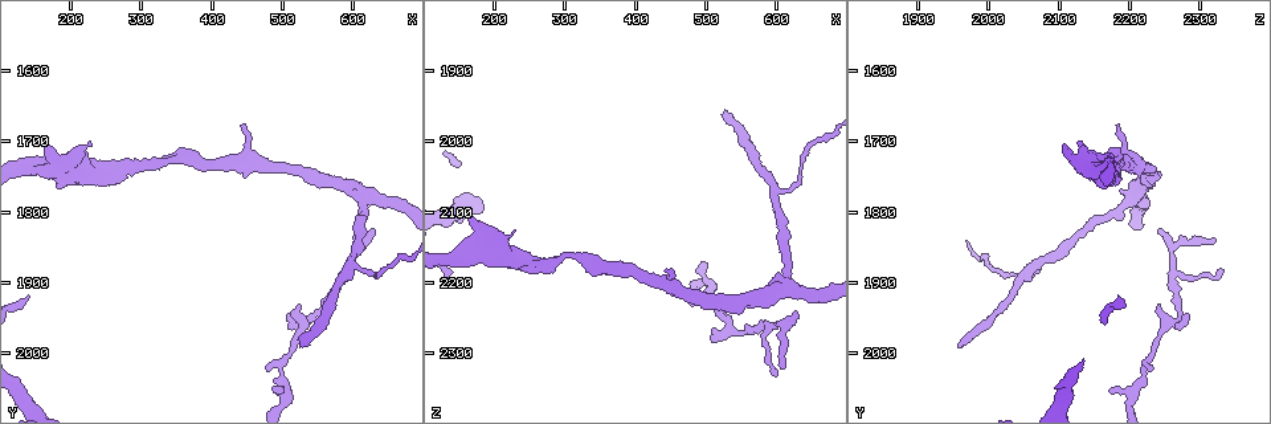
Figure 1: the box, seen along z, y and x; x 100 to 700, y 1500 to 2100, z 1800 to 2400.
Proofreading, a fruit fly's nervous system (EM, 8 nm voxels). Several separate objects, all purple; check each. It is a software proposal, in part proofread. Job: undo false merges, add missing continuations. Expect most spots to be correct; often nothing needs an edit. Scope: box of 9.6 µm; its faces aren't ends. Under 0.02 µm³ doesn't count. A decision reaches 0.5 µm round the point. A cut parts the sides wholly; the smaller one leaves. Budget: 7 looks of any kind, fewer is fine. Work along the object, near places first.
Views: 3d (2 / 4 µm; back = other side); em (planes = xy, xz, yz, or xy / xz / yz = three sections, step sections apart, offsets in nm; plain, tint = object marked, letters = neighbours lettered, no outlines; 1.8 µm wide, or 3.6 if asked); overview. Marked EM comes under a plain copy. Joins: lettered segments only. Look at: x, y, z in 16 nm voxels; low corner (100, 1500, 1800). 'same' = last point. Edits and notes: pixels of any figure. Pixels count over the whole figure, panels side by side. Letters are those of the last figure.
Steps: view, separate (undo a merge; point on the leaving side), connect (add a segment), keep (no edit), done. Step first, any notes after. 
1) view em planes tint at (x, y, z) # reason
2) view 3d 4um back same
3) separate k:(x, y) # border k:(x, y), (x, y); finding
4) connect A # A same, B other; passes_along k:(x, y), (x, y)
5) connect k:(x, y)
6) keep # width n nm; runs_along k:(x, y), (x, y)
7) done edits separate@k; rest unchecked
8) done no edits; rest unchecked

view em planes letters at (230, 1700, 2130) # branch stops here

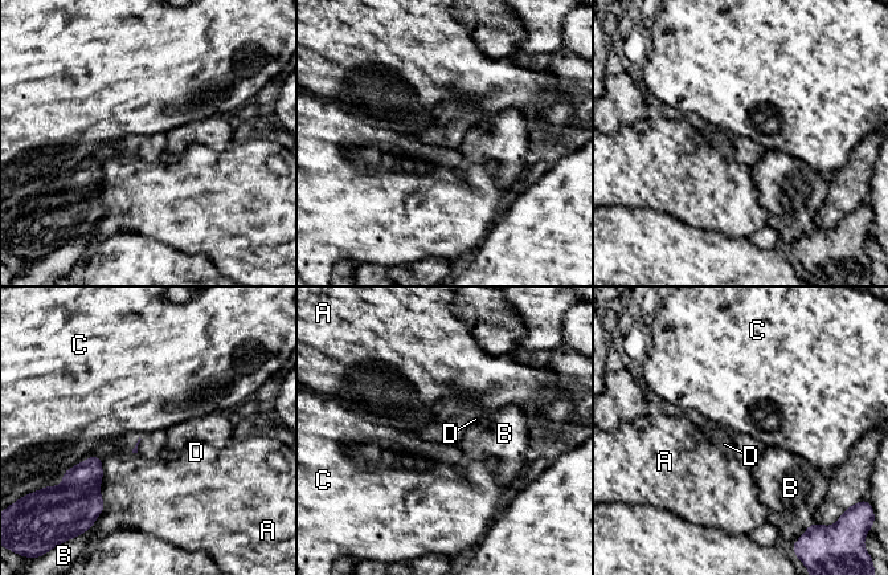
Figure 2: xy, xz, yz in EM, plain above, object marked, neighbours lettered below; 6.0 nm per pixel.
keep # A other, B other, C other, D other; border 2:(80, 461), (65, 470); none of them fits

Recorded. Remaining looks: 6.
view em planes tint at (635, 1825, 2240) # free end

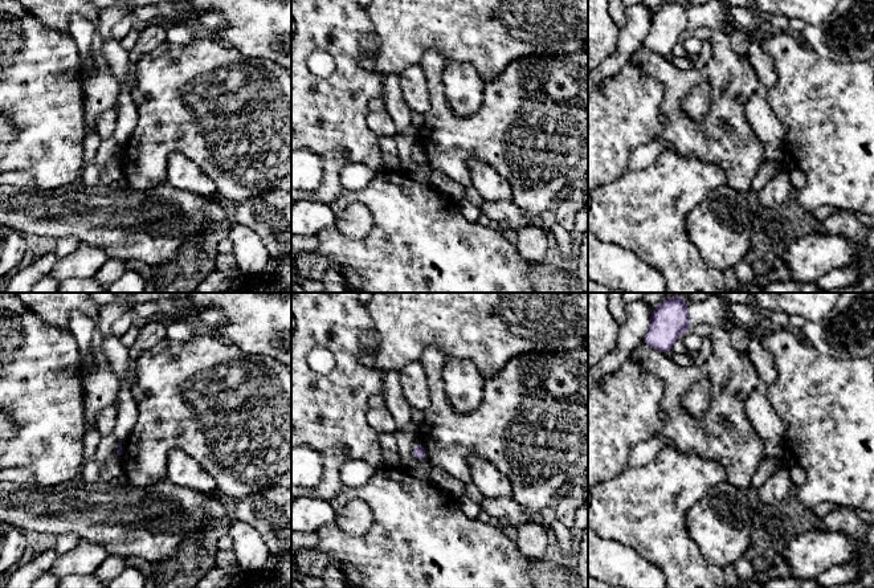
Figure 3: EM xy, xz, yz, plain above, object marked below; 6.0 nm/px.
view em planes letters same # see the neighbours

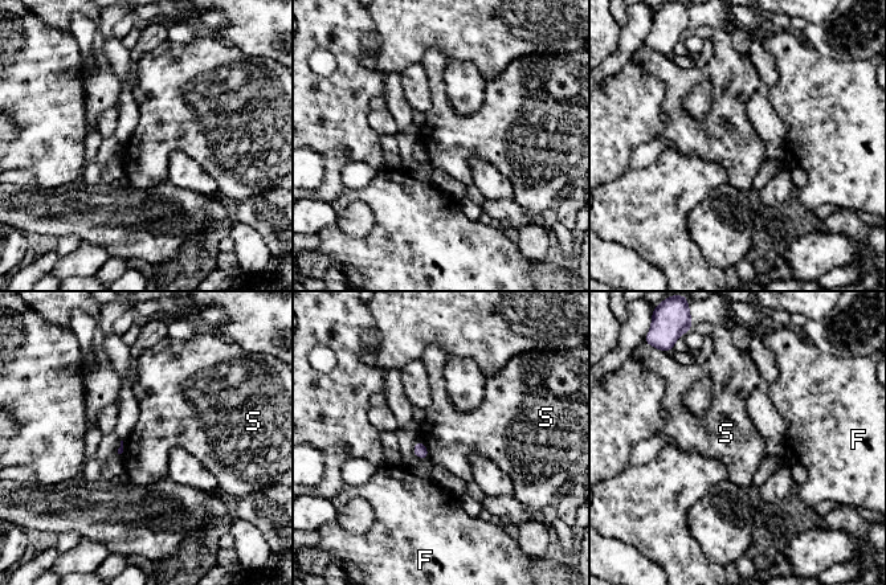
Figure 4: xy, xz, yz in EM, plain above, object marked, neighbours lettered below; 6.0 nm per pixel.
keep # F other, S other; border 4:(421, 442), (429, 457); no lettered segment goes on from it

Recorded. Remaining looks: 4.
view em 3.6um planes tint at (535, 1990, 1960) # end of a long branch

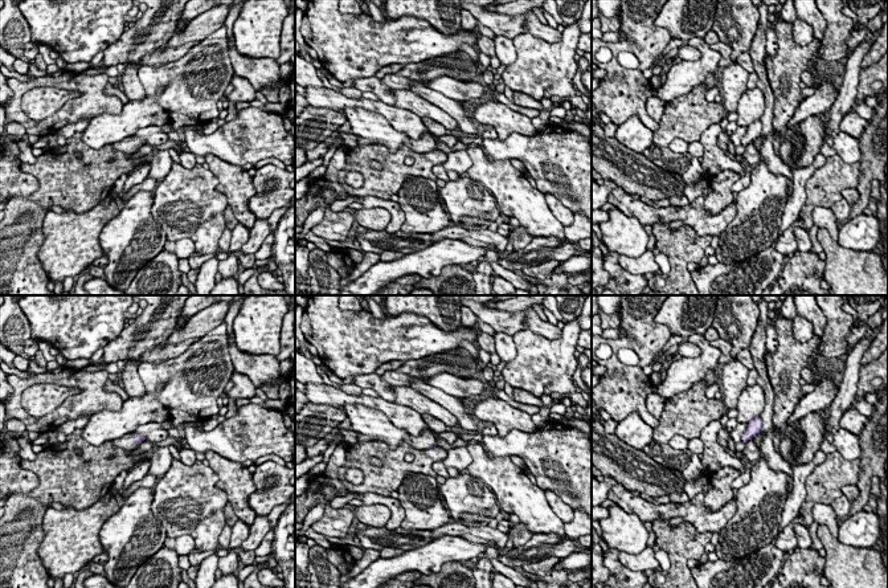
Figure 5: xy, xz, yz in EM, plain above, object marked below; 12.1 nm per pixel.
view em 3.6um planes letters same # see the neighbours

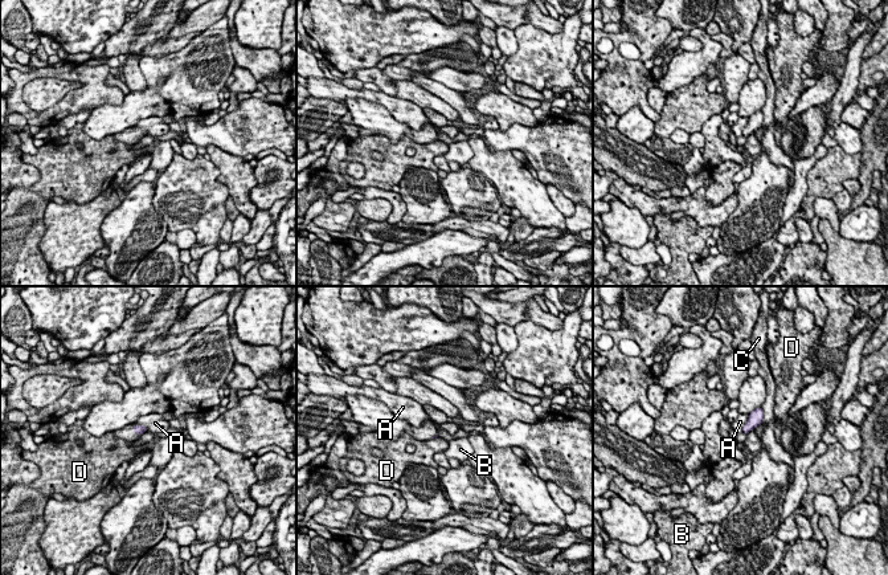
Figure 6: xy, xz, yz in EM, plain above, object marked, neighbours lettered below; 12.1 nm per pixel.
keep # A other, B other, C other, D other; border 6:(134, 424), (142, 424), (147, 431); none of them fits

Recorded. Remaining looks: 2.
done no edits; rest unchecked

